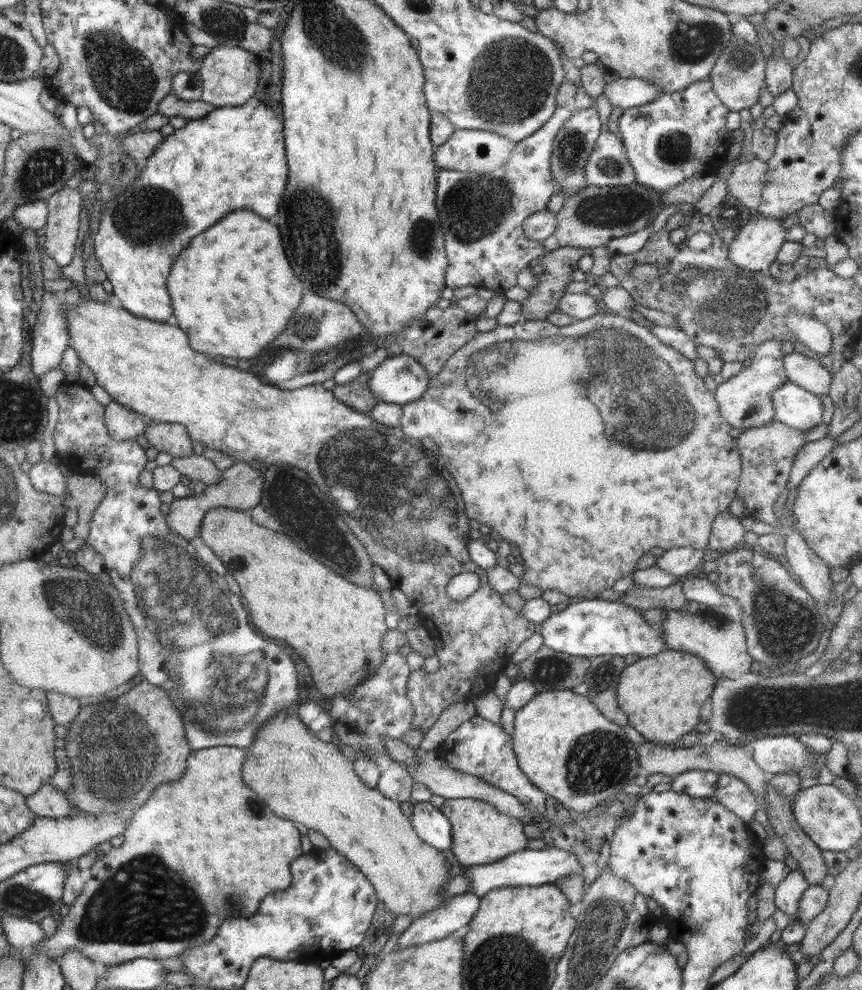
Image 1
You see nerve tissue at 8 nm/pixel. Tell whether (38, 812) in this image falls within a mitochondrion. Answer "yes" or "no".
no

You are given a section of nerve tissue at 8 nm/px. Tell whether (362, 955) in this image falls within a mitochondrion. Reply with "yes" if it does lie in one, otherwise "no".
no

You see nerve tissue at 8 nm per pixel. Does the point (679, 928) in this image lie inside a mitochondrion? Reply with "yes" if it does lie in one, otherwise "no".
no

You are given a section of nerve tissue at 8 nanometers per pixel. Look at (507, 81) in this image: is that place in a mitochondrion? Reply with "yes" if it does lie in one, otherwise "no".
yes

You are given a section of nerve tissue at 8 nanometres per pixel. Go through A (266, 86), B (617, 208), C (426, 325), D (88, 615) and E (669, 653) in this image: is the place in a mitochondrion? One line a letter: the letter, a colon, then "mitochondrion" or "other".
A: other
B: mitochondrion
C: other
D: mitochondrion
E: other

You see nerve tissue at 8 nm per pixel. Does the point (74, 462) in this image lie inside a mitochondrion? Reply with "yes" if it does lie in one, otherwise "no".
no

